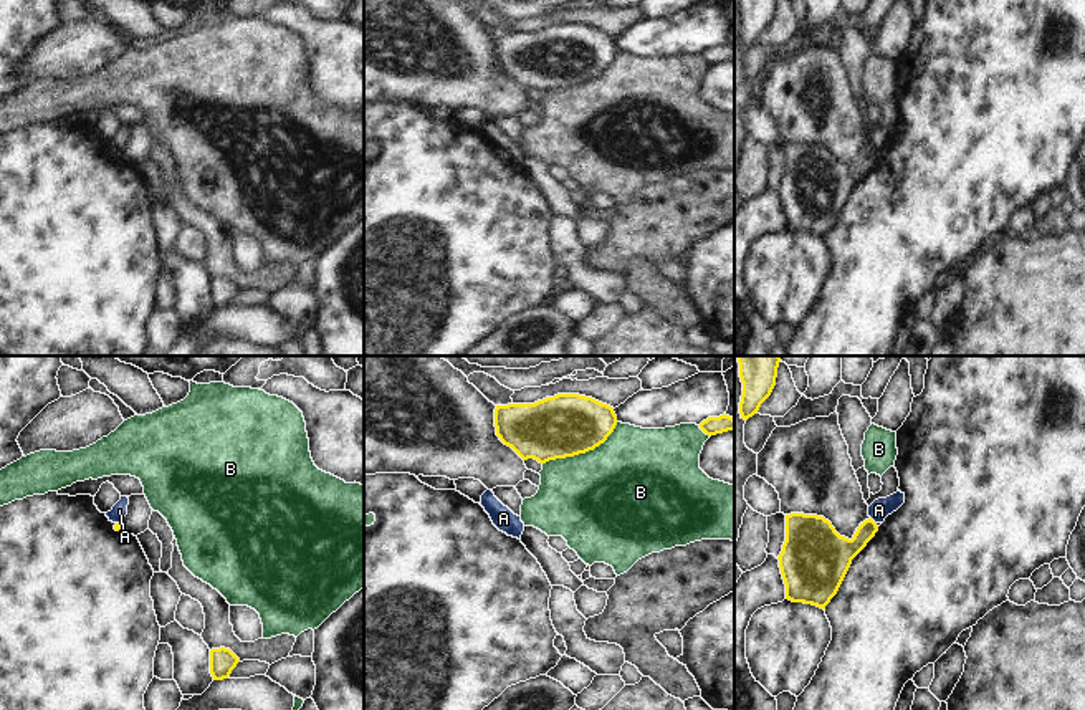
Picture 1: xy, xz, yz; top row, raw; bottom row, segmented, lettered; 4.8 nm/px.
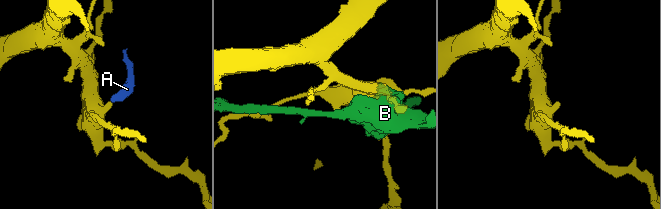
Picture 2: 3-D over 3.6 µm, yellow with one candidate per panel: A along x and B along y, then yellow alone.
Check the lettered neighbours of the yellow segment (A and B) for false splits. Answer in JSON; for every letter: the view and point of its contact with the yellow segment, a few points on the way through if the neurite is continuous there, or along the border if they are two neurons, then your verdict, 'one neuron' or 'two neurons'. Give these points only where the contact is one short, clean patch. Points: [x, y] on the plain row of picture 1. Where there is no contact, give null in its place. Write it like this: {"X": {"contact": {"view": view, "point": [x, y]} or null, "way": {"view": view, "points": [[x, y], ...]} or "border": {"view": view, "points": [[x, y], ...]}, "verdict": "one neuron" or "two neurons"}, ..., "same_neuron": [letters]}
{"A": {"contact": {"view": "yz", "point": [872, 149]}, "border": {"view": "yz", "points": [[870, 146], [875, 153]]}, "verdict": "two neurons"}, "B": {"contact": {"view": "xz", "point": [583, 81]}, "verdict": "two neurons"}, "same_neuron": []}

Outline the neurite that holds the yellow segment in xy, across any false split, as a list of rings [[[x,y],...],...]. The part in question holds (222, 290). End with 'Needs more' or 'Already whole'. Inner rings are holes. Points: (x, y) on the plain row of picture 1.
[[[225,276],[210,280],[210,303],[213,309],[228,308],[240,288]]]. Already whole.

